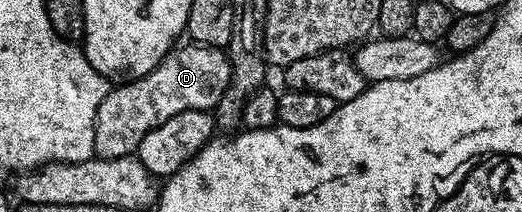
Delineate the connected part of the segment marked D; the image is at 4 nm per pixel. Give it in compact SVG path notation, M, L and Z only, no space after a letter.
M188 42L187 47L176 45L145 77L115 85L108 90L105 101L97 109L95 118L95 155L104 159L119 159L122 155L135 155L145 133L157 125L165 125L169 117L186 111L210 112L221 101L225 89L231 85L231 63L227 60L226 50L217 47L203 47L199 43Z

